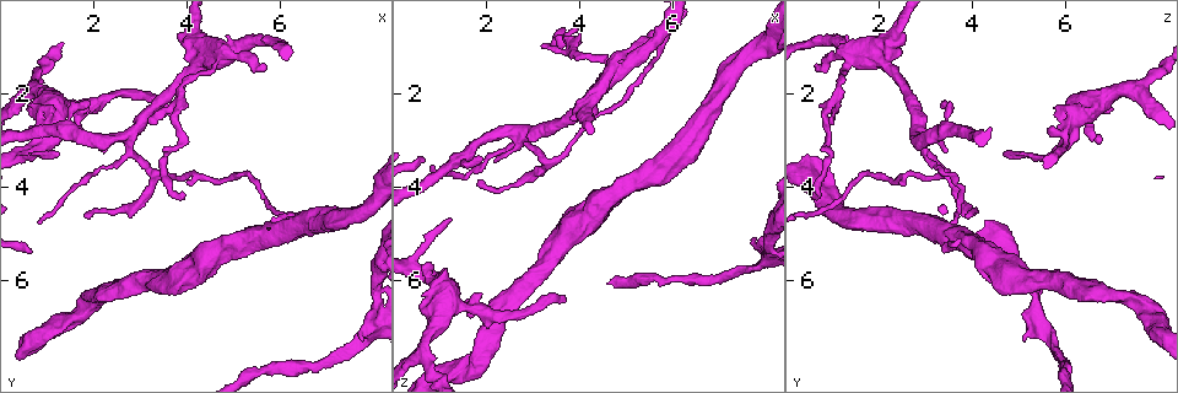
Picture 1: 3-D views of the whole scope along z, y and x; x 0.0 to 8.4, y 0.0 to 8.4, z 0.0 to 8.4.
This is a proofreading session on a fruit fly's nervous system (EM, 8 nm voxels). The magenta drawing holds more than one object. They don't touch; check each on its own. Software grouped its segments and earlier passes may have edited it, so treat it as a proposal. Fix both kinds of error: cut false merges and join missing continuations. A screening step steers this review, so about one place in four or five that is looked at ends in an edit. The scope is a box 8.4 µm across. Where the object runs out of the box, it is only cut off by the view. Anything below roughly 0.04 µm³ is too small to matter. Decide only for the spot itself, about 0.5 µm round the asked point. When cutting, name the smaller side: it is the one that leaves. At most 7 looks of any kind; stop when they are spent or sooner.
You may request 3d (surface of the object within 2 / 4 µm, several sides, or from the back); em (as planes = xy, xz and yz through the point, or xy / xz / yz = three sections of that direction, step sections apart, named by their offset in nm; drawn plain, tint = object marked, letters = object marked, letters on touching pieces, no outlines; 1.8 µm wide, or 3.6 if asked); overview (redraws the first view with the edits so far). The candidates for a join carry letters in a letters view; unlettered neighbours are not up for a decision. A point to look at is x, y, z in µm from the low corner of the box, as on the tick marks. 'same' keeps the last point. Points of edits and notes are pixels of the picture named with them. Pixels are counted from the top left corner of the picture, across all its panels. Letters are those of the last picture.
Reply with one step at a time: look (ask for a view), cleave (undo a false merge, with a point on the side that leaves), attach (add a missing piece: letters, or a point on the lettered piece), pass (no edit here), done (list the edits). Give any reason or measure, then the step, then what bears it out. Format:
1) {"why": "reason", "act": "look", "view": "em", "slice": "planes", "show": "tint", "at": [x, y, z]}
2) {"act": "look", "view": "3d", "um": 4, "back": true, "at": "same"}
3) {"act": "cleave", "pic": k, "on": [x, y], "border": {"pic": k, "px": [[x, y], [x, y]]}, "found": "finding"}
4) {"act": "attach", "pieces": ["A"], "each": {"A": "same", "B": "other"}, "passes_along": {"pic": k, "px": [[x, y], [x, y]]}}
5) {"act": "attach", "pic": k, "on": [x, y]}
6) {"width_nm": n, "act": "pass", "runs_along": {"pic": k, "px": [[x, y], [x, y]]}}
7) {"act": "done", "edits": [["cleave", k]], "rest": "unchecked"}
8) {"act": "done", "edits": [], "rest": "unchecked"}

{"why": "three arms meet", "act": "look", "view": "em", "slice": "yz", "step": 8, "show": "tint", "at": [0.70, 1.85, 7.35]}

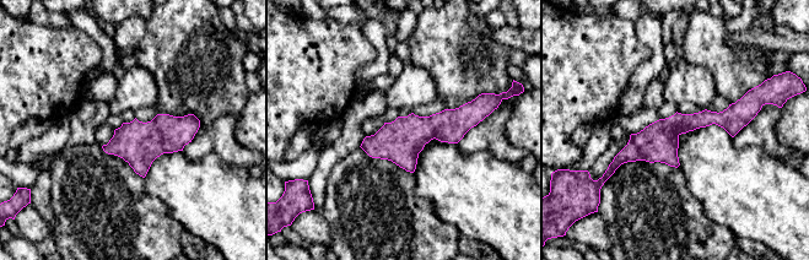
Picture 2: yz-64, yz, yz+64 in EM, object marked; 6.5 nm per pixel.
{"act": "look", "view": "em", "slice": "yz", "step": 8, "show": "letters", "at": "same"}

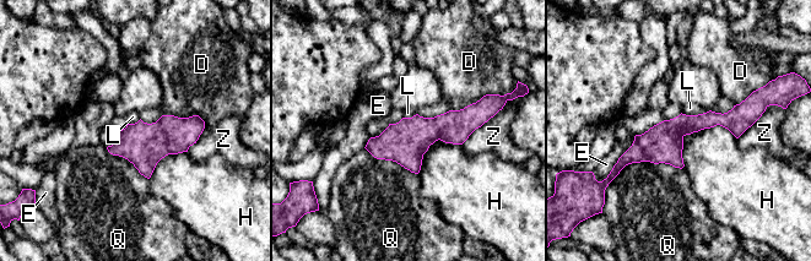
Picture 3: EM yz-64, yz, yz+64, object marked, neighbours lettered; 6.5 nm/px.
{"act": "pass", "each": {"D": "other", "E": "other", "H": "other", "L": "other", "Q": "other", "Z": "other"}, "runs_along": {"pic": 3, "px": [[753, 113], [684, 124], [618, 166]]}, "found": "continuous, no second cell"}

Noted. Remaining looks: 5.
{"why": "branch stops here", "act": "look", "view": "3d", "um": 2, "at": [0.70, 2.80, 5.65]}

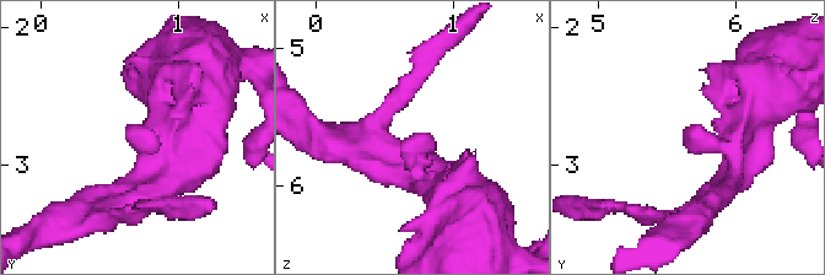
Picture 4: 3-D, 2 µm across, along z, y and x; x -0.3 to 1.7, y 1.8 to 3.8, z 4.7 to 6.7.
{"why": "need the tissue", "act": "look", "view": "em", "slice": "xz", "step": 16, "show": "letters", "at": [0.66, 2.78, 5.62]}

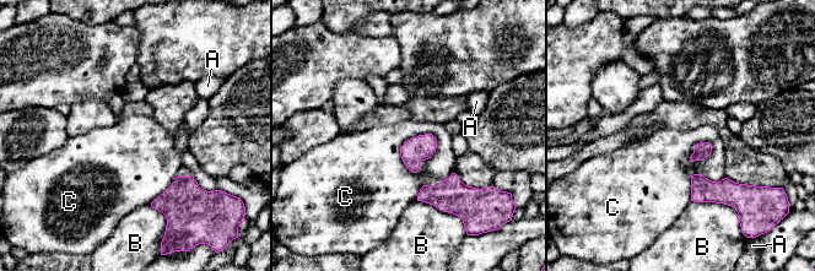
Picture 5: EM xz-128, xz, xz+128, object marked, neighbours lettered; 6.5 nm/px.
{"act": "look", "view": "em", "slice": "planes", "show": "letters", "at": "same"}

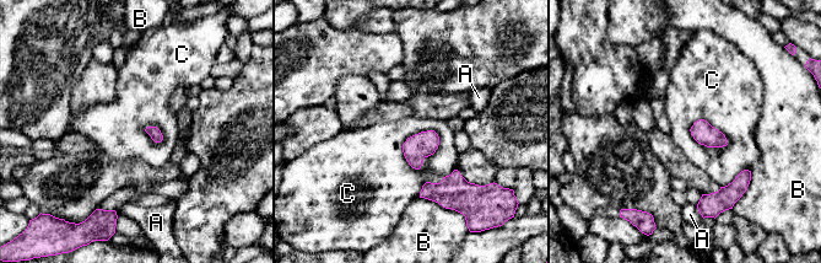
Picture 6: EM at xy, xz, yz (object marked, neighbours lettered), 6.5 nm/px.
{"act": "pass", "each": {"A": "other", "B": "other", "C": "other"}, "border": {"pic": 6, "px": [[433, 129], [403, 144], [415, 170]]}, "found": "none of them fits"}

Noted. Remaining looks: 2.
{"why": "looks like a crossing", "act": "look", "view": "3d", "um": 2, "at": [4.50, 1.20, 1.75]}

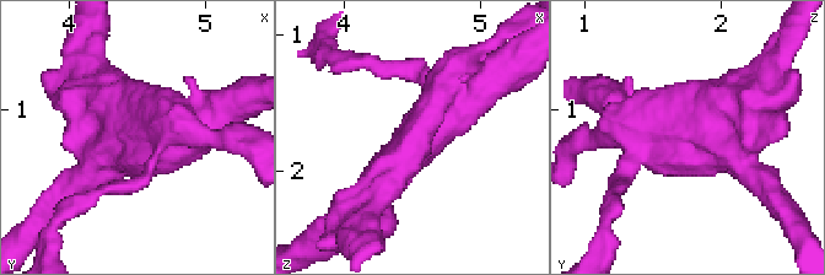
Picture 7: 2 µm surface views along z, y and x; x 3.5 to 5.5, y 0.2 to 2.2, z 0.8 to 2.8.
{"why": "need the tissue", "act": "look", "view": "em", "slice": "planes", "show": "letters", "at": [4.54, 1.18, 1.74]}

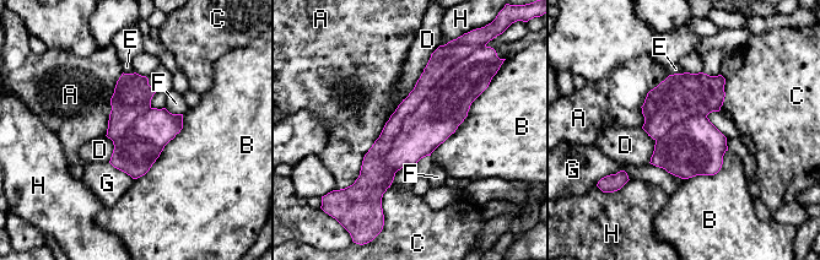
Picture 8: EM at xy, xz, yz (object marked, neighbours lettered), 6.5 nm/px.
{"act": "cleave", "pic": 8, "on": [438, 117], "each": {"A": "other", "B": "other", "C": "other", "D": "other", "E": "other", "F": "other", "G": "other", "H": "other"}, "border": {"pic": 8, "px": [[459, 61], [403, 120], [392, 173]]}, "found": "two cells meet here"}

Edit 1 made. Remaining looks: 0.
{"act": "done", "edits": [["cleave", 8]], "rest": "unchecked"}

